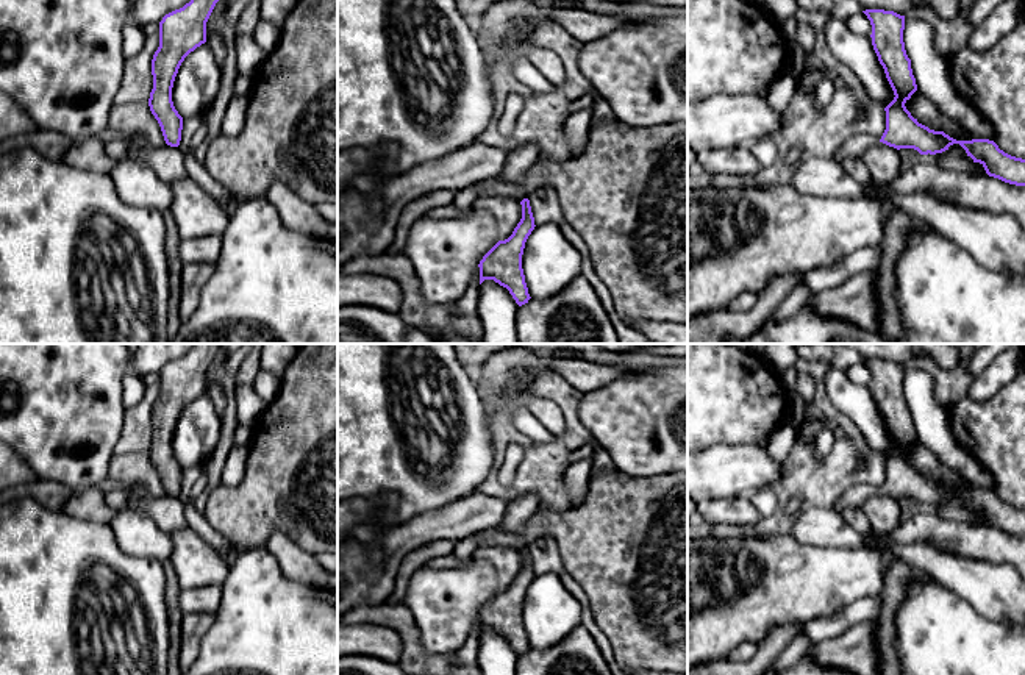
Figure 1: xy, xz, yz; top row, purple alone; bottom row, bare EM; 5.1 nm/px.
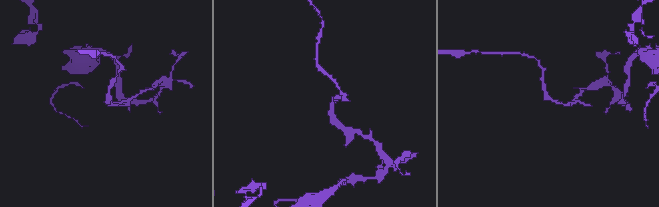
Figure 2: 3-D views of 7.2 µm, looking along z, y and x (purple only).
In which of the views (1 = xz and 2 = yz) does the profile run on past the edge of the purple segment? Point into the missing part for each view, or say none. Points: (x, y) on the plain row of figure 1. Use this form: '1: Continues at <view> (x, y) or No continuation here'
1: No continuation here
2: No continuation here

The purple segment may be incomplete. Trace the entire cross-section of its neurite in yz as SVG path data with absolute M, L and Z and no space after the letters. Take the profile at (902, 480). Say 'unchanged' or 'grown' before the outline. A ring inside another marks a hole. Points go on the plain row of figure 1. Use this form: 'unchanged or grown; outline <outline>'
unchanged; outline M884 359L862 361L872 375L872 395L894 441L894 450L884 458L886 480L880 492L900 498L914 498L920 505L936 505L959 494L973 512L980 512L989 527L1025 536L1025 509L1011 506L994 491L956 491L944 481L934 481L911 466L905 453L917 441L903 392L905 366Z

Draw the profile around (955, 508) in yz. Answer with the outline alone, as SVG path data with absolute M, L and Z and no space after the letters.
M953 494L945 502L933 505L933 509L948 520L988 525L983 514L975 512L959 494Z

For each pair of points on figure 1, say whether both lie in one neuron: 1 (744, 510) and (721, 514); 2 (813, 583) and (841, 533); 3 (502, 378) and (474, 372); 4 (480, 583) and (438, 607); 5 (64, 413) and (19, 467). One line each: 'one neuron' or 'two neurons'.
1: one neuron
2: two neurons
3: two neurons
4: one neuron
5: two neurons

